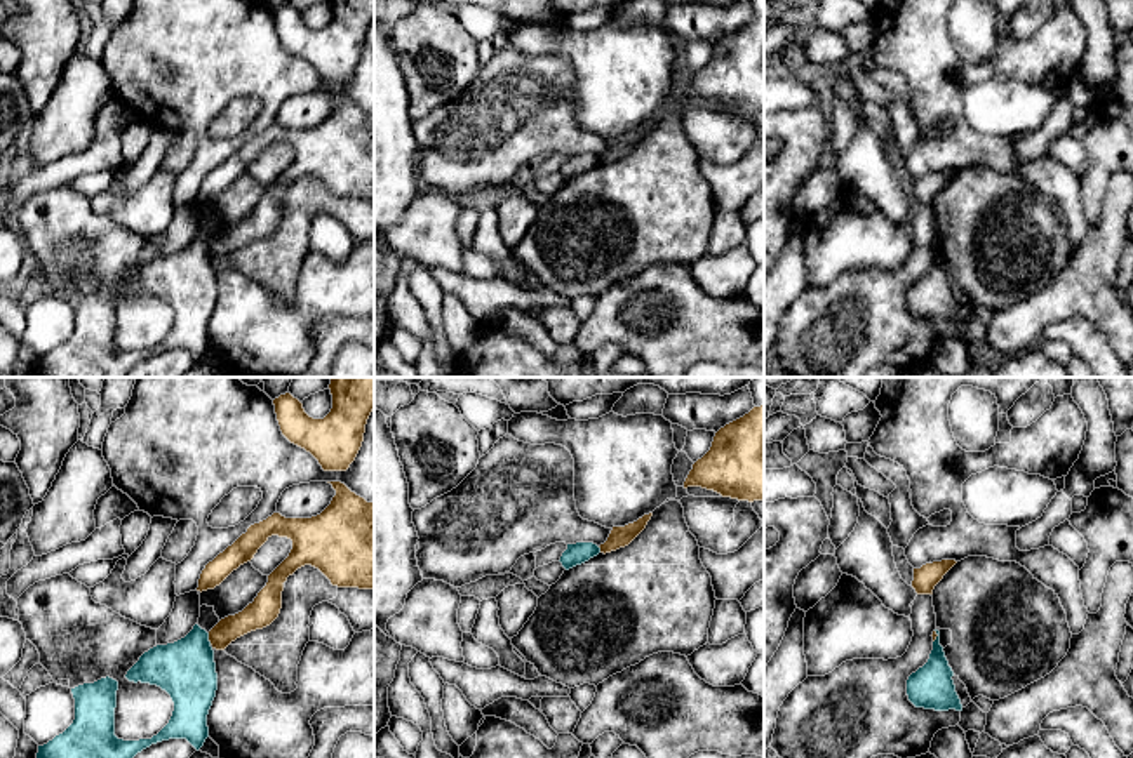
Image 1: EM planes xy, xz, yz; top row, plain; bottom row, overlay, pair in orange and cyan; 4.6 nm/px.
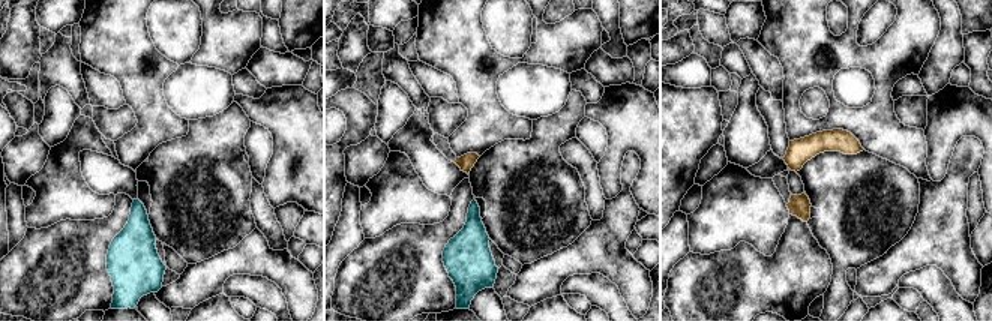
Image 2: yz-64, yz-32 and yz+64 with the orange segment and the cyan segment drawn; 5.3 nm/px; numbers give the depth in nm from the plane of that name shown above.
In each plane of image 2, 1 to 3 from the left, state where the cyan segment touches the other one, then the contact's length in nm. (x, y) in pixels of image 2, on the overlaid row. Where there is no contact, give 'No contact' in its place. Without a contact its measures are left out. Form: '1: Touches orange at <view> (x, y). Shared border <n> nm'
1: No contact
2: No contact
3: No contact

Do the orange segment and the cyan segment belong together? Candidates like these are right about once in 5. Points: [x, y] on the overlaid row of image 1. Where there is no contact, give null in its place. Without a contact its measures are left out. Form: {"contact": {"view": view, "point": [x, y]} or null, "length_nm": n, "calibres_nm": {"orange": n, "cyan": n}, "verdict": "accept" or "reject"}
{"contact": {"view": "xy", "point": [209, 638]}, "length_nm": 60, "calibres_nm": {"orange": 130, "cyan": 280}, "verdict": "reject"}

